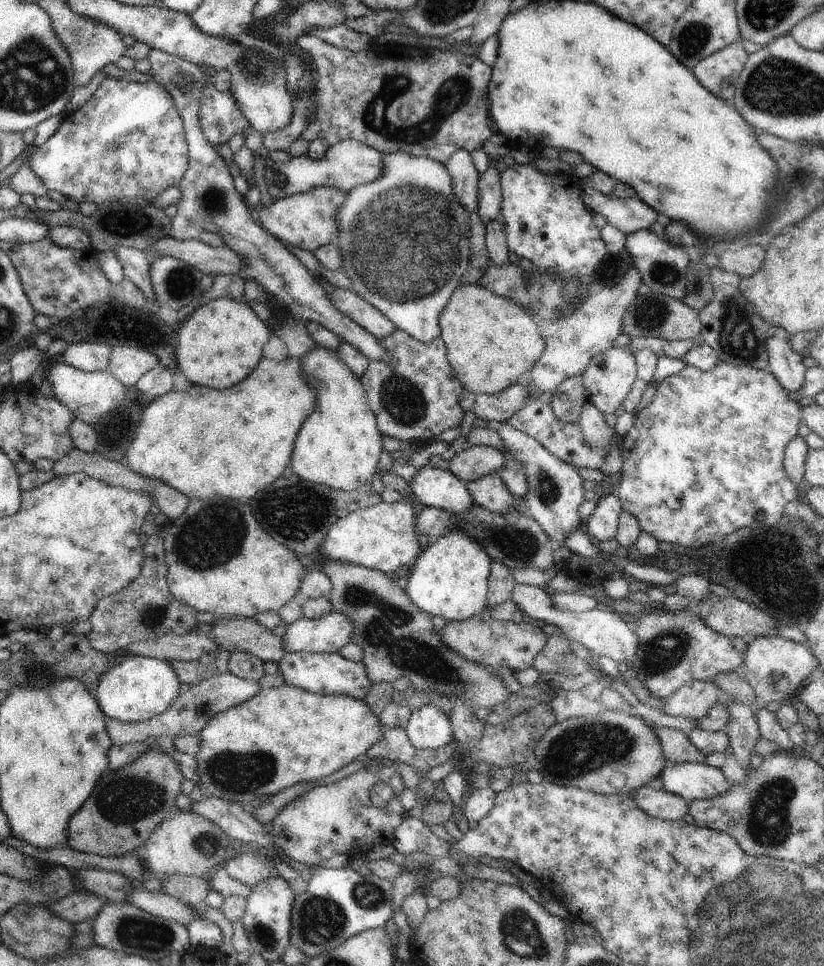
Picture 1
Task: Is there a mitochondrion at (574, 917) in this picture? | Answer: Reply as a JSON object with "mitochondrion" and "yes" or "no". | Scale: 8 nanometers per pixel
{"mitochondrion":"no"}

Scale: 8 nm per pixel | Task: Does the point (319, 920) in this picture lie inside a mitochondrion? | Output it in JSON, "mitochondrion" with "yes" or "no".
{"mitochondrion":"yes"}

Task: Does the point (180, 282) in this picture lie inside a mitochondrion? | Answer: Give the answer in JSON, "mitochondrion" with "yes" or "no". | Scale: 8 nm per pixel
{"mitochondrion":"yes"}

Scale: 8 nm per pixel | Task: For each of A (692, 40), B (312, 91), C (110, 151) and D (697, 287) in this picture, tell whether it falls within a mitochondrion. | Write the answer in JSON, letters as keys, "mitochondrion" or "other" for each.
{"A":"mitochondrion","B":"other","C":"mitochondrion","D":"mitochondrion"}

